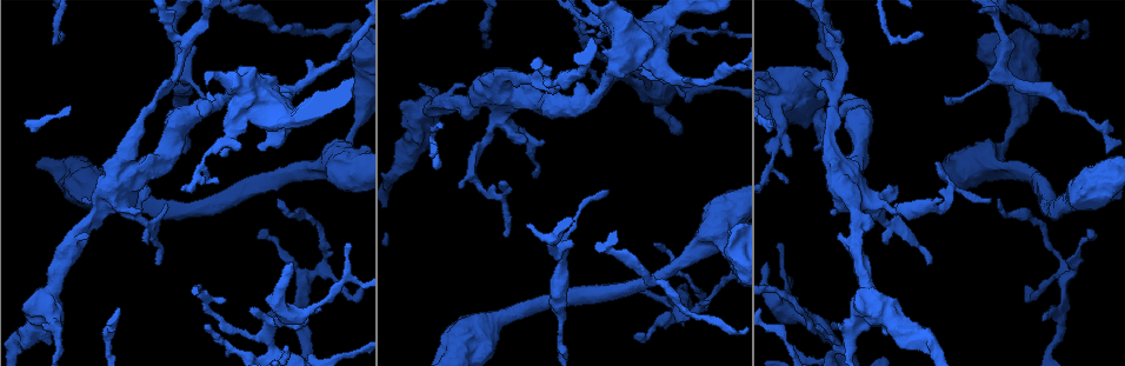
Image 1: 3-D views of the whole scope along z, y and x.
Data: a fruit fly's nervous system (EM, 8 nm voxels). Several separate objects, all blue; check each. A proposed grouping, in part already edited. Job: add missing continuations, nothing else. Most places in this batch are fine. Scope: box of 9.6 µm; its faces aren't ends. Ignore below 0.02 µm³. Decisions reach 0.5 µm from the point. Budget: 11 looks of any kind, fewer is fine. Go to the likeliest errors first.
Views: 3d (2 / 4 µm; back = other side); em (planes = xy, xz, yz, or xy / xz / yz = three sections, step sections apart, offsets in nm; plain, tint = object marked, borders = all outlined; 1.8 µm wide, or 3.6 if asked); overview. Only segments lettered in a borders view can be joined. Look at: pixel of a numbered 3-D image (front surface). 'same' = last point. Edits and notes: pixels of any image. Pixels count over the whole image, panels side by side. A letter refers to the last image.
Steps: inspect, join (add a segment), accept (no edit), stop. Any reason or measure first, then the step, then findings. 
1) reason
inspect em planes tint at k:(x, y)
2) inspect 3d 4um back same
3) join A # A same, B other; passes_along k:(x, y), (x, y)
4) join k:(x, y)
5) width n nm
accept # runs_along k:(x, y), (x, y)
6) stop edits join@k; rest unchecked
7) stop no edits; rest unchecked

branch stops here
inspect em planes borders at 1:(654, 243)

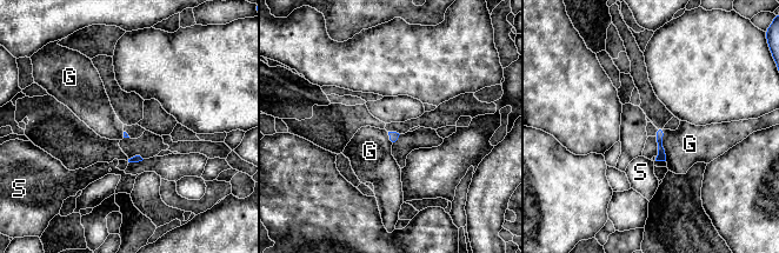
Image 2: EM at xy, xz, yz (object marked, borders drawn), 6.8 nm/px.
longest_contact G 220 nm
accept # G other, S other; border 2:(664, 130), (663, 148), (666, 160); none of them fits

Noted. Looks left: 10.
free end
inspect 3d 2um at 1:(634, 335)

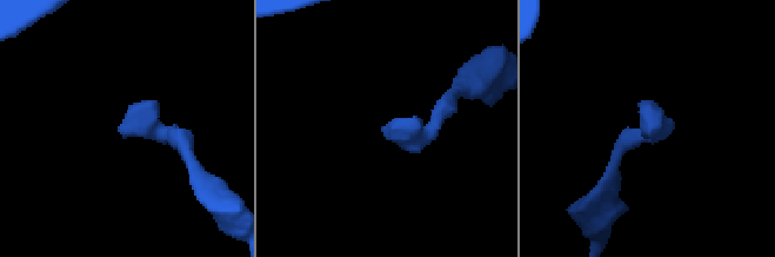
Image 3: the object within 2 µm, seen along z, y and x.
inspect em planes plain at 3:(389, 125)

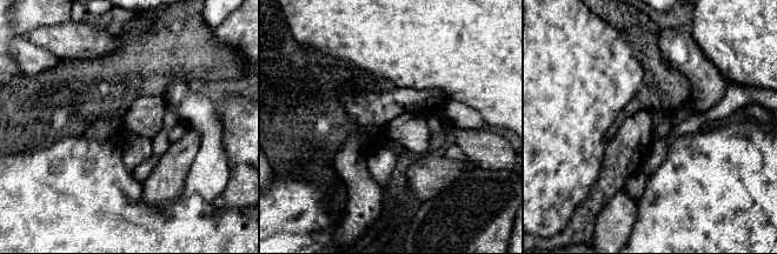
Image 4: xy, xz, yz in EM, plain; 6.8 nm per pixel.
what lies round it
inspect em planes borders same

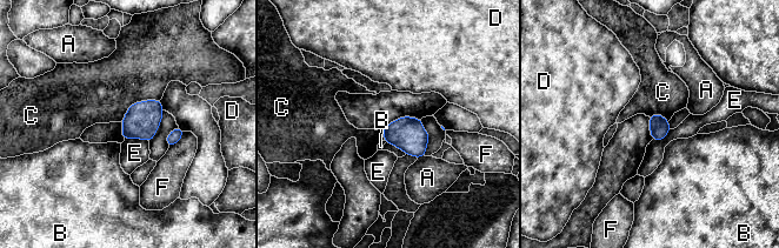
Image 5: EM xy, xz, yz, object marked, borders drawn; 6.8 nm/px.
accept # A other, B other, C other, D other, E other, F other; none of them fits

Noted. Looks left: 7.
branch stops here
inspect 3d 4um at 1:(786, 156)

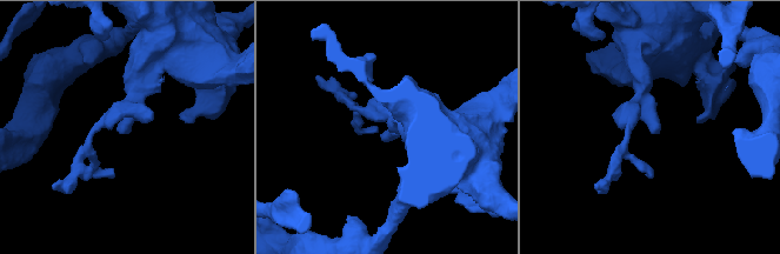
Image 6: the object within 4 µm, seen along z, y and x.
now the EM
inspect em xy step 4 borders at 6:(118, 130)

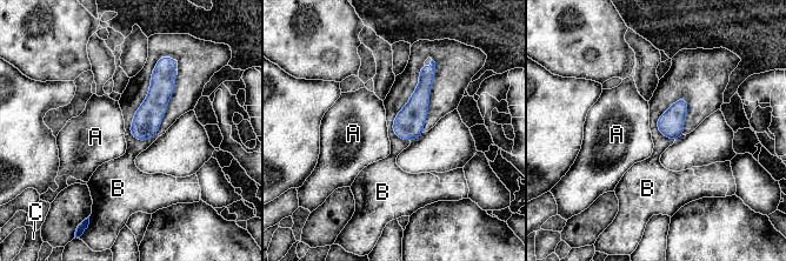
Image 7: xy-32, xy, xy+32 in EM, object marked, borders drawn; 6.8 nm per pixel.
another direction
inspect em planes borders same

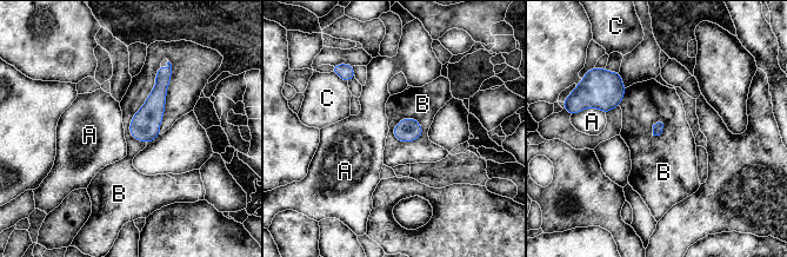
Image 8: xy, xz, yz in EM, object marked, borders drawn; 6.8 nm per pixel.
accept # A other, B other, C other; none of them fits

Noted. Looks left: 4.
thin end
inspect 3d 2um at 1:(1045, 317)

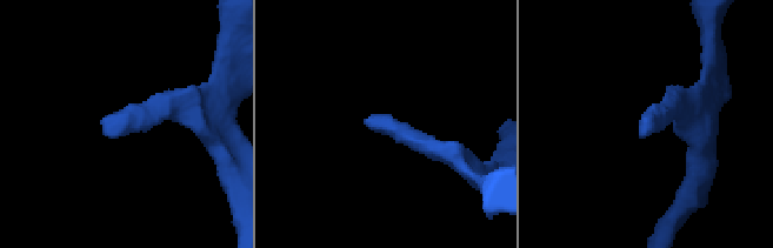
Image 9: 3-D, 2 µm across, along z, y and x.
inspect em planes borders at 9:(368, 121)

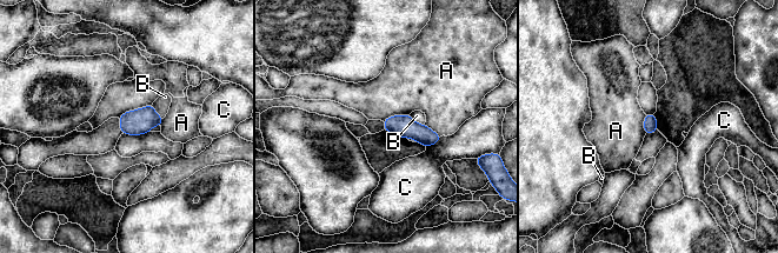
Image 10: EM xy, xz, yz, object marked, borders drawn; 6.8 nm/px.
width 100 nm
accept # A other, B other, C other; border 10:(409, 113), (391, 115), (383, 121); none of them fits

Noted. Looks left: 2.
stop no edits; rest unchecked

